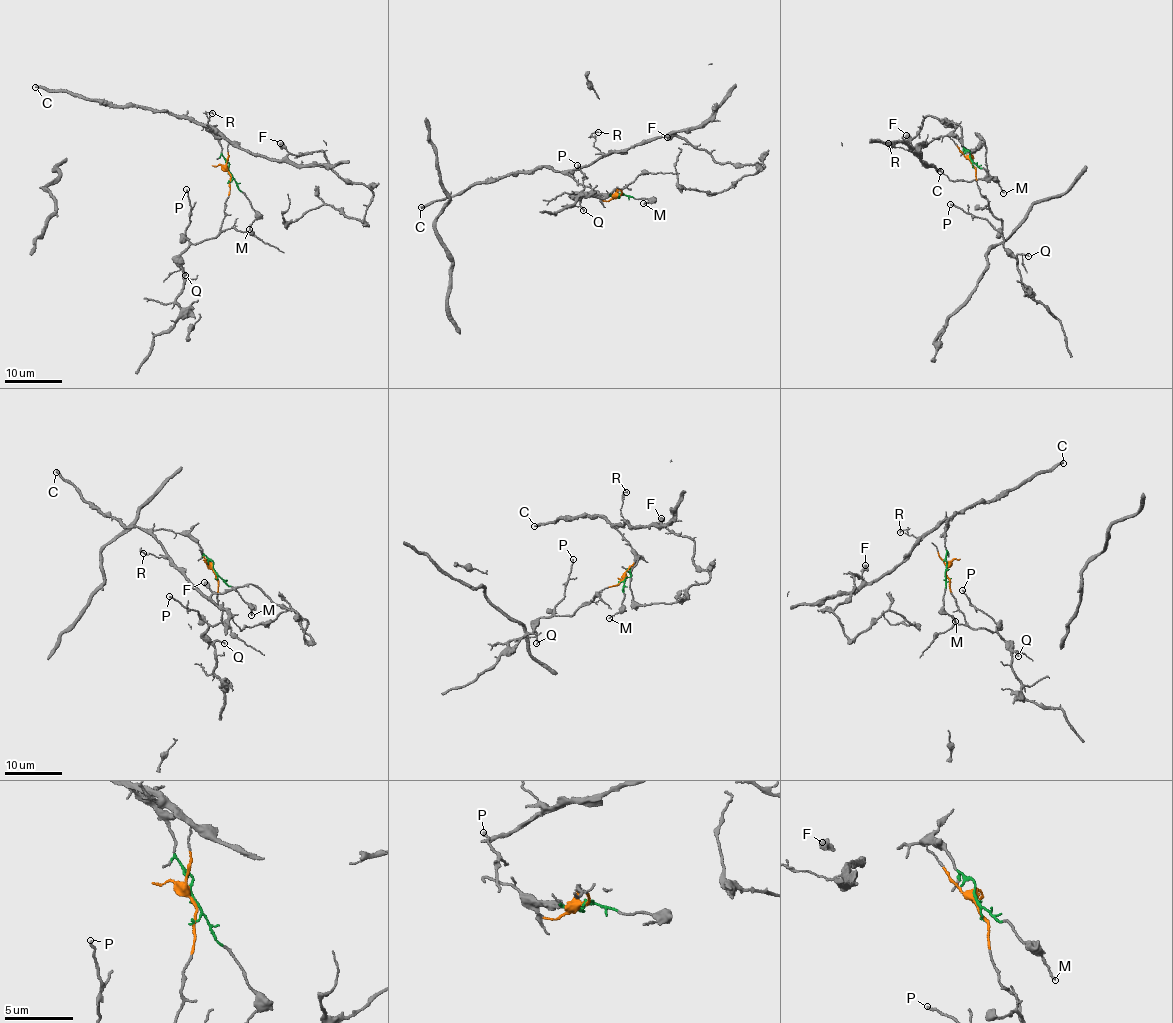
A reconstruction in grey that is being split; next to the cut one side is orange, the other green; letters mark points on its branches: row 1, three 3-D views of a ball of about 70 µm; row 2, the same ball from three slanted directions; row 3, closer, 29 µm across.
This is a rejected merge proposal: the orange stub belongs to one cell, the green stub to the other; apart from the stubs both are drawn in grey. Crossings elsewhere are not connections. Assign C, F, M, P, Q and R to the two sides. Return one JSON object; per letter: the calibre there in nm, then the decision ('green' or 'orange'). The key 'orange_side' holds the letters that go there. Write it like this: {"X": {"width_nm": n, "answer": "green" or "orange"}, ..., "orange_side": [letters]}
{"C": {"width_nm": 280, "answer": "green"}, "F": {"width_nm": 550, "answer": "green"}, "M": {"width_nm": 150, "answer": "green"}, "P": {"width_nm": 150, "answer": "orange"}, "Q": {"width_nm": 140, "answer": "orange"}, "R": {"width_nm": 90, "answer": "green"}, "orange_side": ["P", "Q"]}

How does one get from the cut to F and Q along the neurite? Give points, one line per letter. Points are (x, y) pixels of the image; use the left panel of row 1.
F: (229, 173), (216, 139), (183, 117), (213, 127), (240, 147), (282, 160), (288, 152), (279, 142)
Q: (229, 174), (228, 197), (220, 231), (210, 239), (193, 243), (181, 254), (185, 276)

